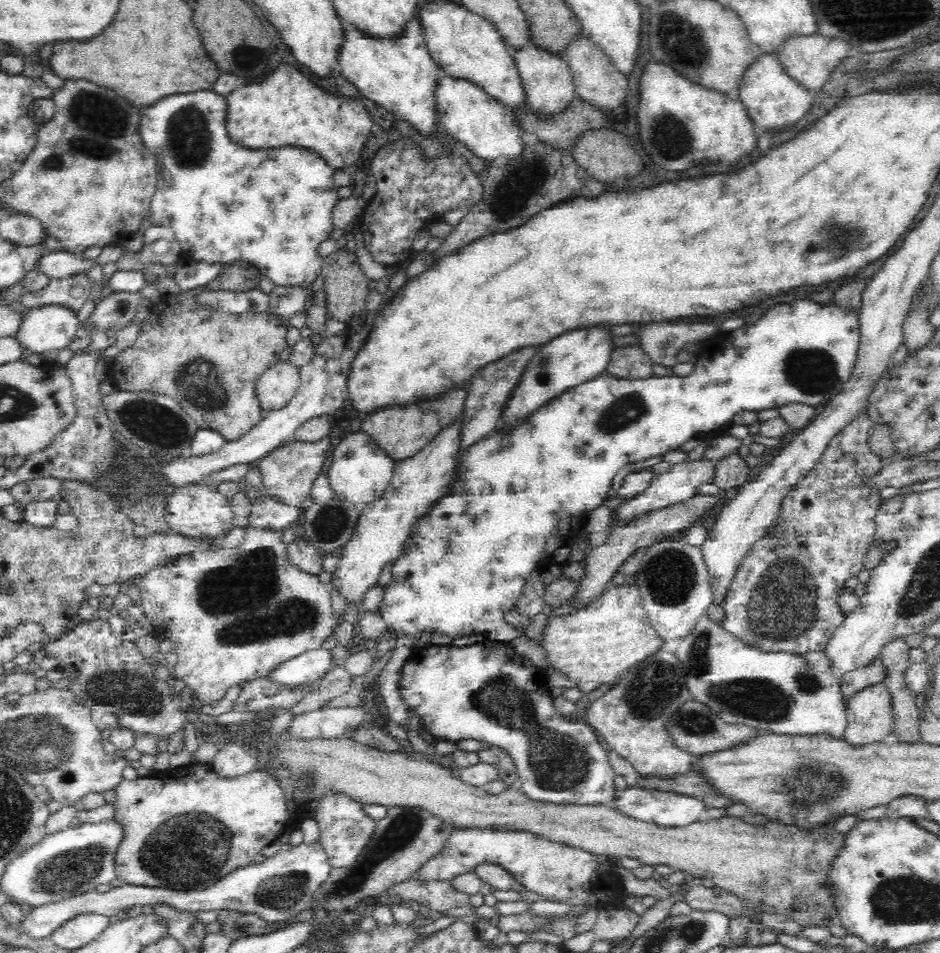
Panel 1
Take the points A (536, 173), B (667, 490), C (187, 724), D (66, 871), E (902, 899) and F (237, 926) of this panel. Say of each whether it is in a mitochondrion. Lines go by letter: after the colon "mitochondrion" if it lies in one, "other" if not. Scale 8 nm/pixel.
A: other
B: other
C: other
D: mitochondrion
E: mitochondrion
F: mitochondrion

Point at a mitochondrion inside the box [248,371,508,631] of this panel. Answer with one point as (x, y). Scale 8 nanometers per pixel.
(327, 527)

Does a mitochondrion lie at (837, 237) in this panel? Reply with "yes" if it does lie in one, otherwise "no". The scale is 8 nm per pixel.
yes

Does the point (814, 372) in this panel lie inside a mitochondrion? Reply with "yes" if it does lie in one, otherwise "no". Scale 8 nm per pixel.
yes

